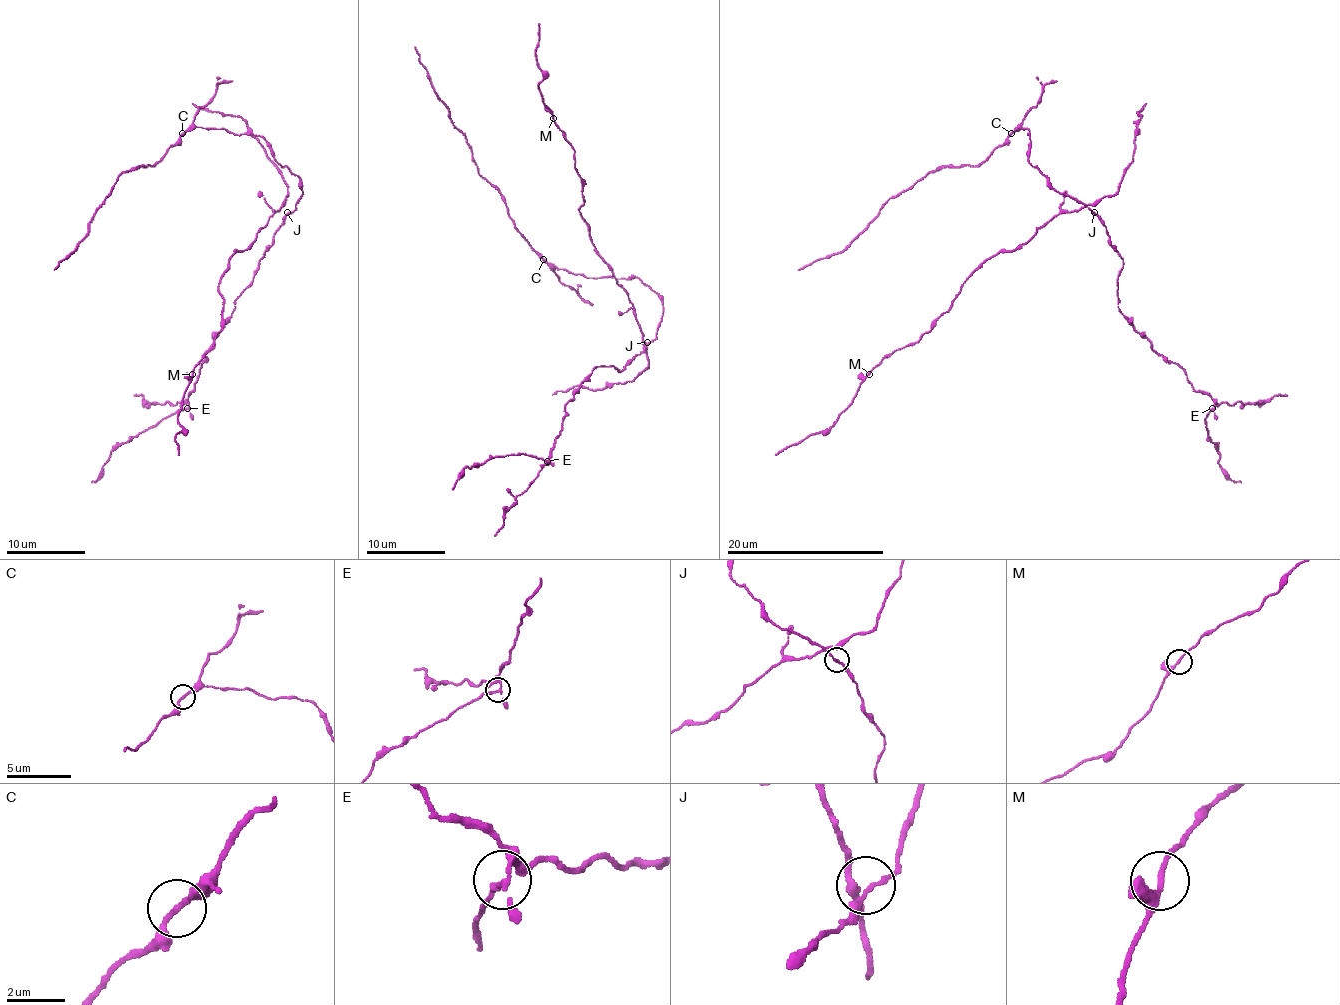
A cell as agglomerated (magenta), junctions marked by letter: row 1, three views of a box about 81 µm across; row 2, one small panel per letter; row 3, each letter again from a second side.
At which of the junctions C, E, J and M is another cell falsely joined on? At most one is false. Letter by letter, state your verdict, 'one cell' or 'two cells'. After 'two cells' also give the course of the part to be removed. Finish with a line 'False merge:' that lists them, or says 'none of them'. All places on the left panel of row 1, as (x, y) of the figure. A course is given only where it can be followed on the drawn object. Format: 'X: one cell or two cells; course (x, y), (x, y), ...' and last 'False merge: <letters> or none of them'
C: one cell
E: two cells; course (186, 407), (131, 437), (112, 452), (92, 482)
J: one cell
M: one cell
False merge: E

